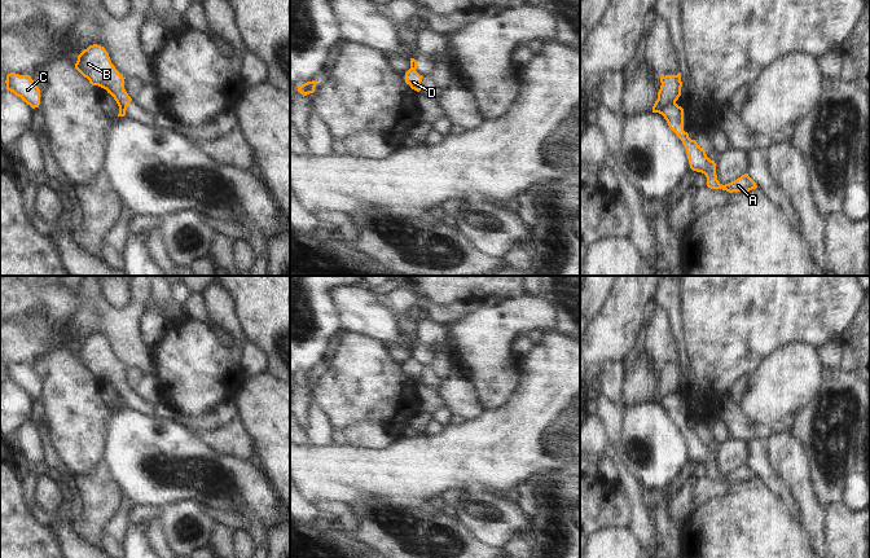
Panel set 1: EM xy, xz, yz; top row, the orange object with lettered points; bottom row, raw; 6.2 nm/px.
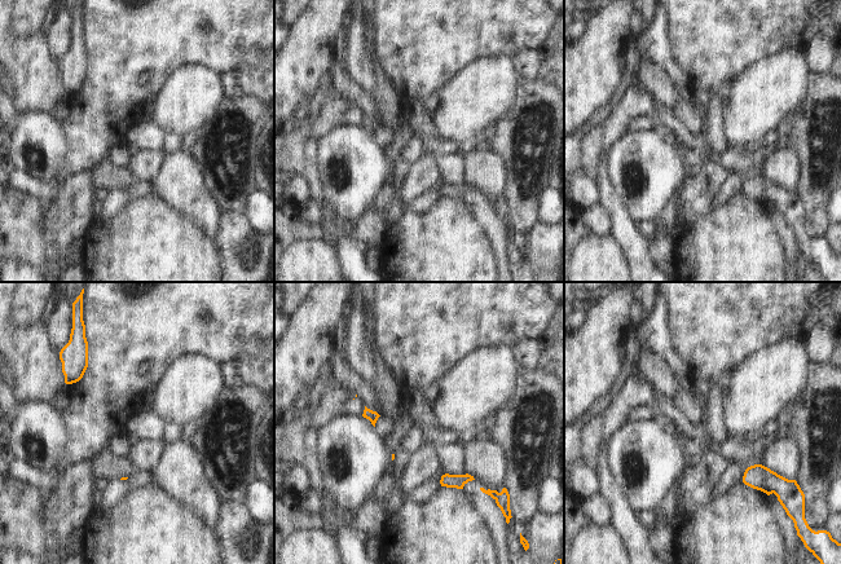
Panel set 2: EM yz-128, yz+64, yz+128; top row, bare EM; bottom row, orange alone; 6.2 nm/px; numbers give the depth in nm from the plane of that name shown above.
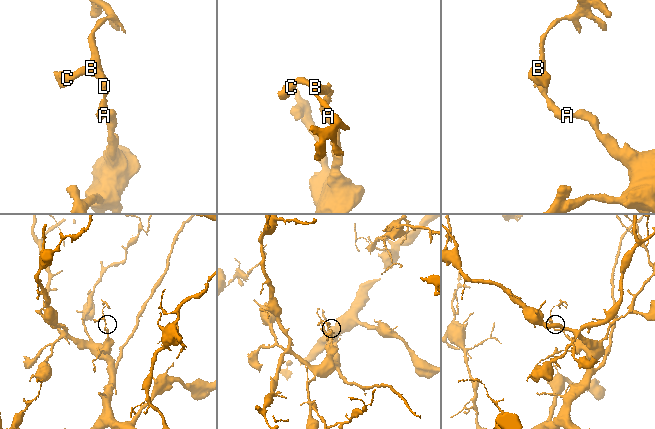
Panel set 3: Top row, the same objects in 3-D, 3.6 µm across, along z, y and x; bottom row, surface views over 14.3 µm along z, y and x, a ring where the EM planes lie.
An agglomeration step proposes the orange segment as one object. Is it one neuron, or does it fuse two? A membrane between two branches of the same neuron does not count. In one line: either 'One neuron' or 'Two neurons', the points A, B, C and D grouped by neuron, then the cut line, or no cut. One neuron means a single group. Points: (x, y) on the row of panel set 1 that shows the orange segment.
Two neurons. Groups: A D / B C. Split along yz (675, 101), (660, 113)

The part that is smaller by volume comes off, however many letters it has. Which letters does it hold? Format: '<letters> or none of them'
B, C

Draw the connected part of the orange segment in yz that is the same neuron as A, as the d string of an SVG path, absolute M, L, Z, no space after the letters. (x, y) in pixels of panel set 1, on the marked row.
M676 102L669 104L662 113L664 119L667 120L669 128L677 135L677 137L682 141L690 168L697 172L702 172L707 177L707 186L711 189L722 189L729 193L733 192L750 192L756 189L756 183L748 176L748 173L742 175L737 180L722 185L717 180L716 175L716 163L711 161L706 150L702 149L695 140L689 137L689 133L684 131L684 109L678 106Z

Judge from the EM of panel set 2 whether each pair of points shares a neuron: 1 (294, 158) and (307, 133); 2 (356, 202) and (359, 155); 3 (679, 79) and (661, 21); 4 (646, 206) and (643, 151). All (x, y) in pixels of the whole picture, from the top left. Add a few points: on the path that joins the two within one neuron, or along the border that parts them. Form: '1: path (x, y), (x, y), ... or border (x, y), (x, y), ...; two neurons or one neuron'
1: path (294, 151), (295, 145), (300, 140); one neuron
2: path (356, 190), (356, 167); one neuron
3: path (669, 65), (661, 54), (661, 35); one neuron
4: path (646, 193), (650, 188), (650, 175), (643, 164); one neuron

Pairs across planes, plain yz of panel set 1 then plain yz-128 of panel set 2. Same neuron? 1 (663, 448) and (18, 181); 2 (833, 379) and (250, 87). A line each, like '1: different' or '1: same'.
1: different
2: different

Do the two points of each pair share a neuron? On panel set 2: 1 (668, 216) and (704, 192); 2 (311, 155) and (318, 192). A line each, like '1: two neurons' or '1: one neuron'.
1: two neurons
2: one neuron

